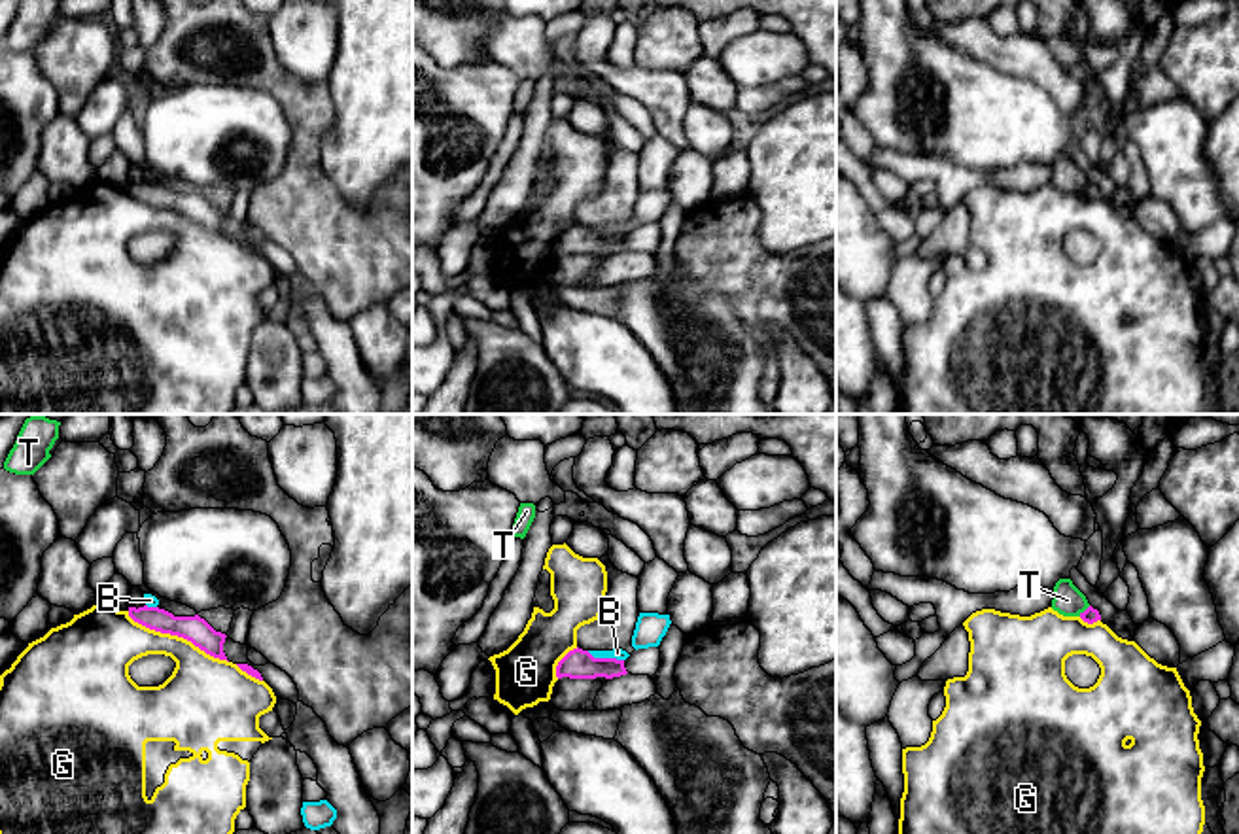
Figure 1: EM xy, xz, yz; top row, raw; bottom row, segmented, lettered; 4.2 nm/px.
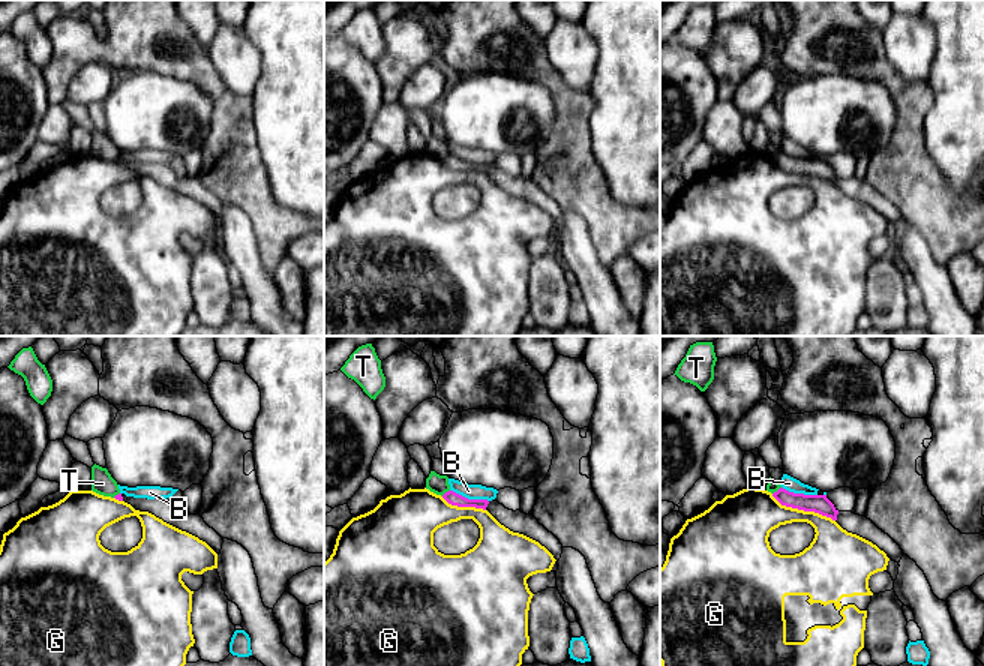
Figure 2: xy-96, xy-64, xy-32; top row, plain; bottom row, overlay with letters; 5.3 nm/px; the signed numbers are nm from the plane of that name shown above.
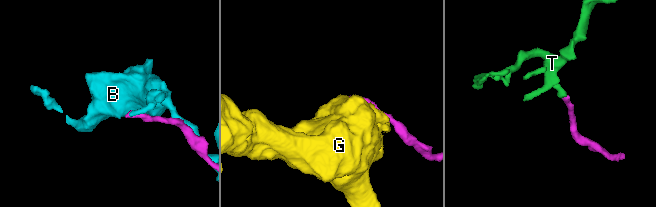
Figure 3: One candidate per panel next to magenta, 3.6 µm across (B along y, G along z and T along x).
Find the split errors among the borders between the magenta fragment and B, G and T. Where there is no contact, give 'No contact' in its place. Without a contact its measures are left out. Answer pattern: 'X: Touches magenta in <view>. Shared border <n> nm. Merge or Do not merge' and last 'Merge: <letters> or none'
B: Touches magenta in xz. Shared border 170 nm. Do not merge
G: Touches magenta in xy. Shared border 480 nm. Do not merge
T: Touches magenta in yz. Shared border 70 nm. Do not merge
Merge: none

